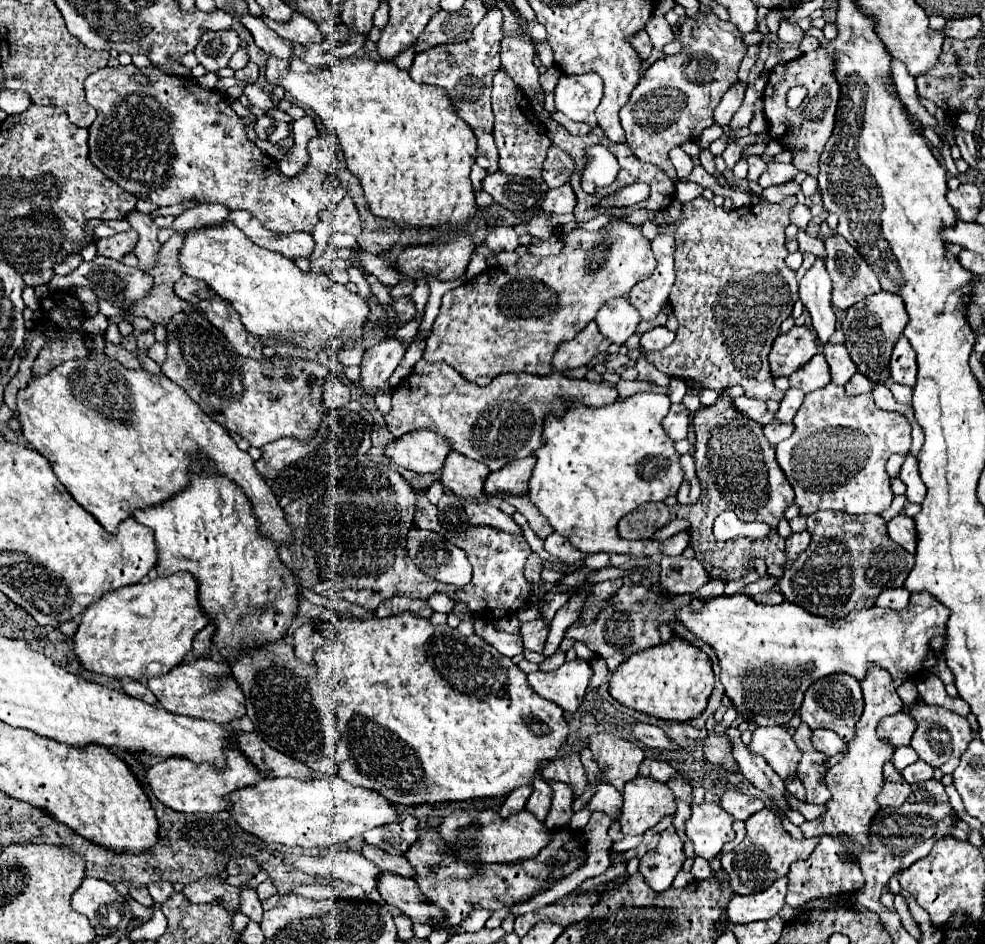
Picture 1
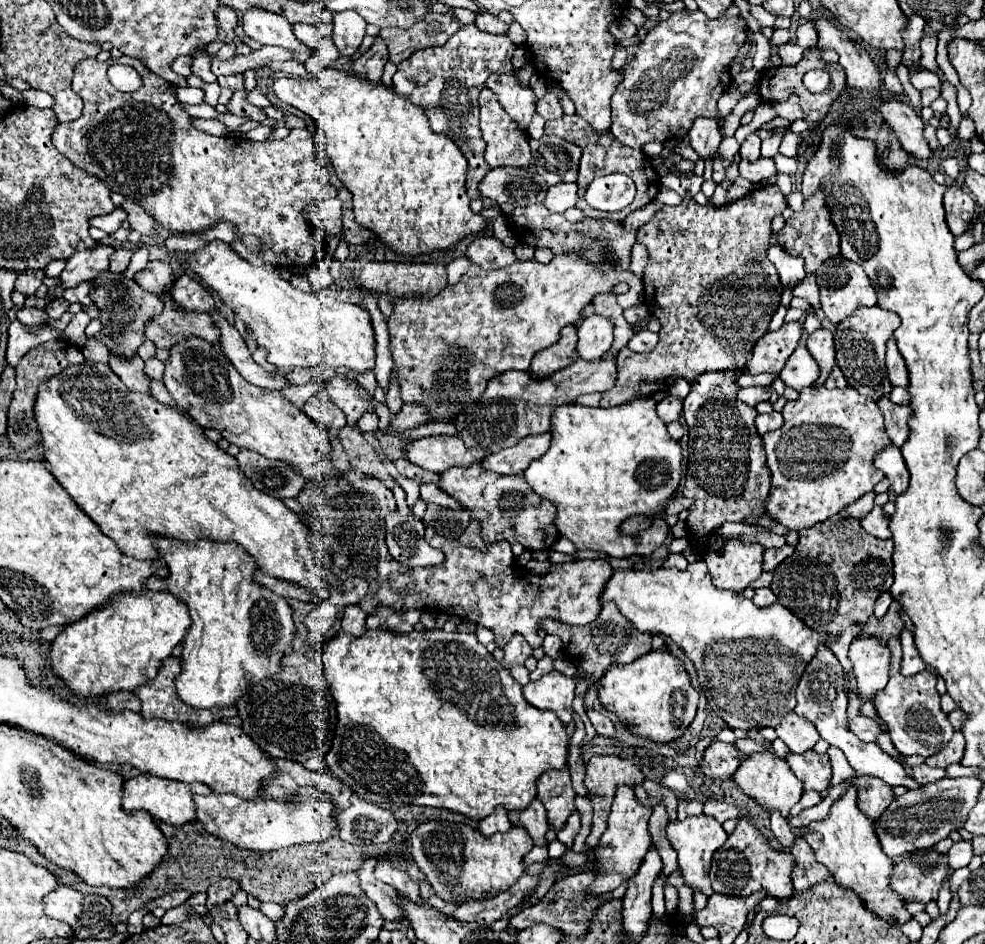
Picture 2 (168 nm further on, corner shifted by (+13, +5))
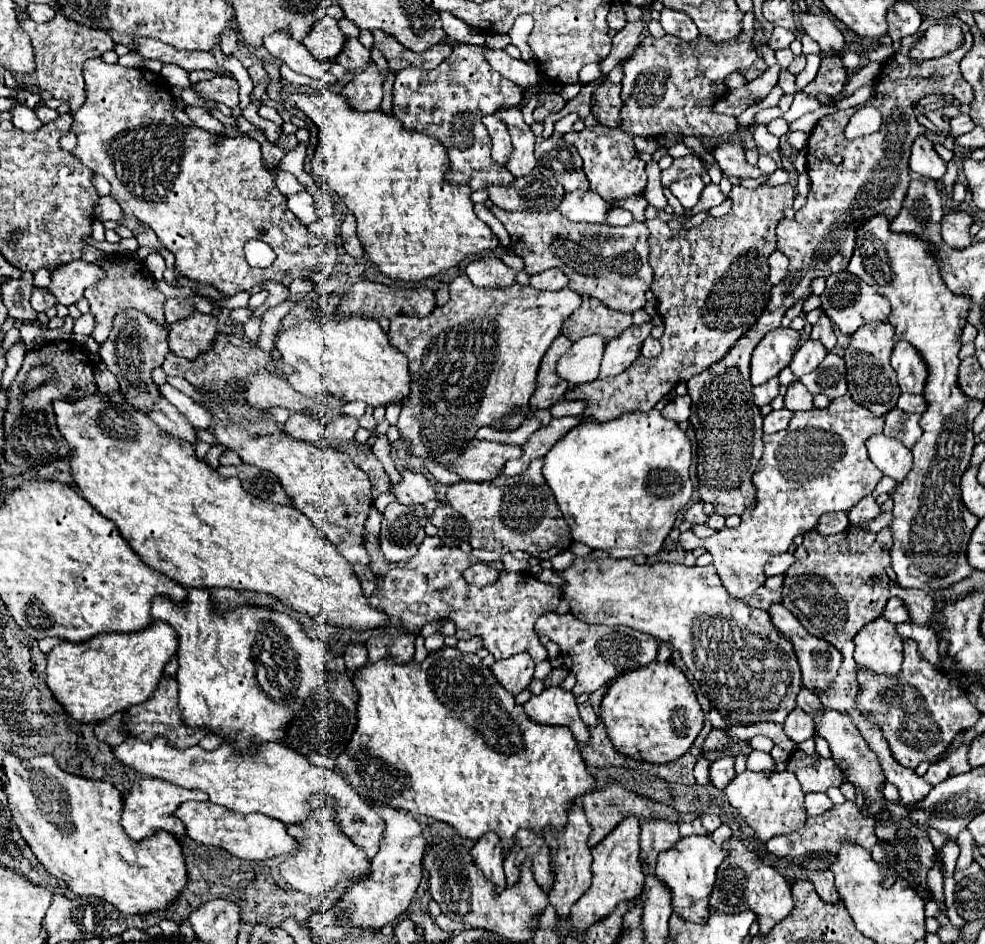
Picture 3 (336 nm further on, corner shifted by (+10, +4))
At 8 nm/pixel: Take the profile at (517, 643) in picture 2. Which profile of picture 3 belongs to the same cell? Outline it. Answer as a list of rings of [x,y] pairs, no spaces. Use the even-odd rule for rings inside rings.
[[[516,654],[514,658],[494,662],[490,670],[494,678],[498,678],[498,682],[506,690],[510,690],[510,694],[516,696],[518,692],[528,688],[528,684],[532,682],[534,660],[530,658],[530,654]]]

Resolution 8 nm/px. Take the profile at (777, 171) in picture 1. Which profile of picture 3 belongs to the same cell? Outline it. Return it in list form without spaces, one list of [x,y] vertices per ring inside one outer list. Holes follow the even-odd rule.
[[[718,142],[716,148],[710,150],[718,166],[726,176],[736,176],[736,178],[758,178],[762,172],[748,164],[744,158],[744,148],[738,146],[738,142]]]

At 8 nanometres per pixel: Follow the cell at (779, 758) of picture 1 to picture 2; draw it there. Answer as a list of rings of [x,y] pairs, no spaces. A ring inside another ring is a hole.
[[[765,749],[763,753],[751,753],[747,759],[743,759],[739,769],[733,775],[733,781],[739,785],[743,793],[755,797],[763,809],[767,811],[777,809],[783,817],[789,815],[789,809],[801,799],[801,793],[803,793],[803,787],[799,785],[799,779],[791,773],[787,761],[777,757],[769,749]]]

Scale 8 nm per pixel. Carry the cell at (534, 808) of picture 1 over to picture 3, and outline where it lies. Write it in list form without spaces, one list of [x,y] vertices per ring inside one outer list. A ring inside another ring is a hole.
[[[518,830],[516,844],[510,854],[506,854],[504,860],[504,872],[506,872],[506,884],[514,886],[520,878],[520,868],[526,862],[526,858],[532,858],[532,874],[538,886],[548,894],[550,886],[554,882],[550,872],[550,848],[544,842],[544,836],[538,832]]]

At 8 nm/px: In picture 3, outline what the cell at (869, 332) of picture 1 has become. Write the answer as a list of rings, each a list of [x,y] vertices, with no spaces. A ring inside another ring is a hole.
[[[872,322],[868,326],[862,326],[856,334],[850,336],[850,346],[846,348],[844,360],[848,366],[848,392],[860,406],[866,406],[870,412],[884,416],[892,408],[896,408],[900,388],[896,382],[894,368],[890,366],[890,354],[894,348],[894,326],[884,322]]]

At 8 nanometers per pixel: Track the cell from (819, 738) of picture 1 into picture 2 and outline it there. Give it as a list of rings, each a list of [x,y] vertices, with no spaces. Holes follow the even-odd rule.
[[[793,711],[783,717],[783,721],[775,727],[775,731],[777,731],[777,737],[783,739],[793,753],[809,751],[819,741],[817,729],[807,719],[795,715]]]

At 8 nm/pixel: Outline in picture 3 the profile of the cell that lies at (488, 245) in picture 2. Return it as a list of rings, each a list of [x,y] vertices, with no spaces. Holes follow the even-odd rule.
[[[482,258],[478,262],[468,264],[464,270],[470,282],[478,288],[498,288],[498,286],[512,286],[516,272],[508,268],[500,258]]]

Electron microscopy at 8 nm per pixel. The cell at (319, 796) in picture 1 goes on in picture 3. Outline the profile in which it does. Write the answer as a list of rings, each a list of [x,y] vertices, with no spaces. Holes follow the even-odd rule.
[[[184,802],[174,812],[182,820],[186,834],[206,846],[218,846],[242,860],[266,860],[280,854],[290,854],[296,848],[296,838],[286,832],[286,826],[264,814],[236,814],[212,802]]]

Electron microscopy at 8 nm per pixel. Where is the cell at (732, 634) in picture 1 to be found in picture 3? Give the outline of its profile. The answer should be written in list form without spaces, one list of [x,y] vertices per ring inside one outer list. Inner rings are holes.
[[[574,558],[574,562],[556,572],[566,580],[562,598],[570,604],[570,614],[586,624],[606,626],[628,626],[644,634],[654,636],[660,642],[670,642],[682,656],[684,664],[700,684],[702,694],[708,696],[710,704],[738,722],[784,722],[790,710],[796,706],[796,696],[802,688],[800,666],[794,648],[788,640],[780,638],[768,612],[744,604],[726,592],[720,582],[716,568],[710,566],[684,566],[670,562],[656,562],[638,566],[634,560],[588,560]]]

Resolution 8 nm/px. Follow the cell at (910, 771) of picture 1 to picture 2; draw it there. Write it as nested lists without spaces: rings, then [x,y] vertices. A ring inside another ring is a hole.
[[[925,763],[923,765],[917,765],[911,769],[913,777],[919,781],[919,783],[933,783],[937,779],[943,779],[945,777],[945,769],[933,769],[933,767],[927,767]]]

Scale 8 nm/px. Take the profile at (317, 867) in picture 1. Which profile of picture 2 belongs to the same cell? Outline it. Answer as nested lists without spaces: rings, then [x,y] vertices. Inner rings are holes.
[[[369,857],[369,859],[363,859],[357,875],[359,875],[359,885],[361,889],[365,891],[365,895],[377,905],[379,913],[383,919],[387,921],[399,921],[403,917],[401,909],[399,909],[399,899],[395,895],[395,889],[379,879],[375,879],[373,875],[373,867],[375,867],[377,859],[375,857]]]

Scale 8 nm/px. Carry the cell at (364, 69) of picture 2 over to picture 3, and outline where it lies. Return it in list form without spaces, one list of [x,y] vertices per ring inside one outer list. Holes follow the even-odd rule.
[[[370,62],[370,66],[356,74],[352,82],[348,82],[342,92],[344,98],[348,98],[350,108],[358,110],[358,112],[374,112],[380,110],[380,102],[382,102],[382,76],[376,68],[374,62]]]

